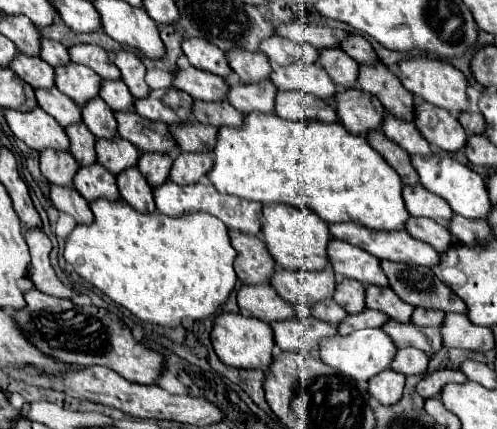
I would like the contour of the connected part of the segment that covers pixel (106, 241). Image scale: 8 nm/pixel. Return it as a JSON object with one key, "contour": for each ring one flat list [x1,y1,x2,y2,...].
{"contour":[[107,199,93,201,91,211,95,223,77,225,67,237,65,261,79,277,105,293,111,301,129,309,137,319,159,327,179,327,183,319,201,321,215,315,235,289,237,277,233,259,237,257,237,251,231,245,229,229,217,217,203,211,183,217,167,217,161,213,145,215,131,209,125,201]]}

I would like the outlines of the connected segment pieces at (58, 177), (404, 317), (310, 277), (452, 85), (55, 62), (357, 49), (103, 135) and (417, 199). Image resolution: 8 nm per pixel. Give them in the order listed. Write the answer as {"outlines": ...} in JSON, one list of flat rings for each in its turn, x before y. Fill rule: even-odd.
{"outlines":[[[41,151,41,173,47,177,49,183,53,185,63,185,63,187,71,187,73,185,73,175,77,175,79,165,75,163,73,155,65,153,65,151]],[[377,285,367,287,367,299,365,301,367,301,369,309,383,311,391,319,397,319,401,323,411,323,411,315,415,311,415,307,405,303,405,301,401,301,393,293,393,289,389,289,389,287,377,287]],[[279,269,271,277,273,289,291,305,307,303,315,305,333,297,335,291,335,273,325,271,291,271]],[[415,57,415,59,401,61,399,67,401,67,401,83,413,95,419,95,423,101,447,109,453,117,457,117,457,113,463,113,463,111,469,109,469,99,467,99,467,85,469,83,467,83,467,77,459,69,455,69,449,61,439,61,439,59,429,59,429,57]],[[43,39,41,43,41,59,47,61,51,67,61,67,61,65,69,65,69,51,63,43,51,41,51,39]],[[351,35,345,43,341,43,341,49,349,57,353,57,359,65,371,65,371,63,377,63,379,61,379,57,373,51,371,43,367,39,363,39,361,35]],[[101,97,91,99,83,109,83,123,97,139,115,139,117,137,117,121,109,105]],[[421,183,413,187,403,187,403,201,407,211,413,217,429,217,439,223,447,223,453,217,453,211,445,199,429,193]]]}

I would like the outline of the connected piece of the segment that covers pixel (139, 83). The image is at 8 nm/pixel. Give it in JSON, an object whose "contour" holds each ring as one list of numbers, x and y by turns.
{"contour":[[119,51,115,57,115,65,121,71,123,83,129,87,135,99,143,99,149,95,149,85,145,83,145,65,131,51]]}

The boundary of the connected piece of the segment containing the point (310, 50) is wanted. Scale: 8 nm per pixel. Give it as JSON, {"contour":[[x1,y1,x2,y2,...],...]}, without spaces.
{"contour":[[273,35,265,41,261,41,263,53,269,57,273,67,283,67,283,65,293,65,293,63,317,63,321,51,317,51,315,47,309,45,301,45,301,43,293,43,285,37]]}

